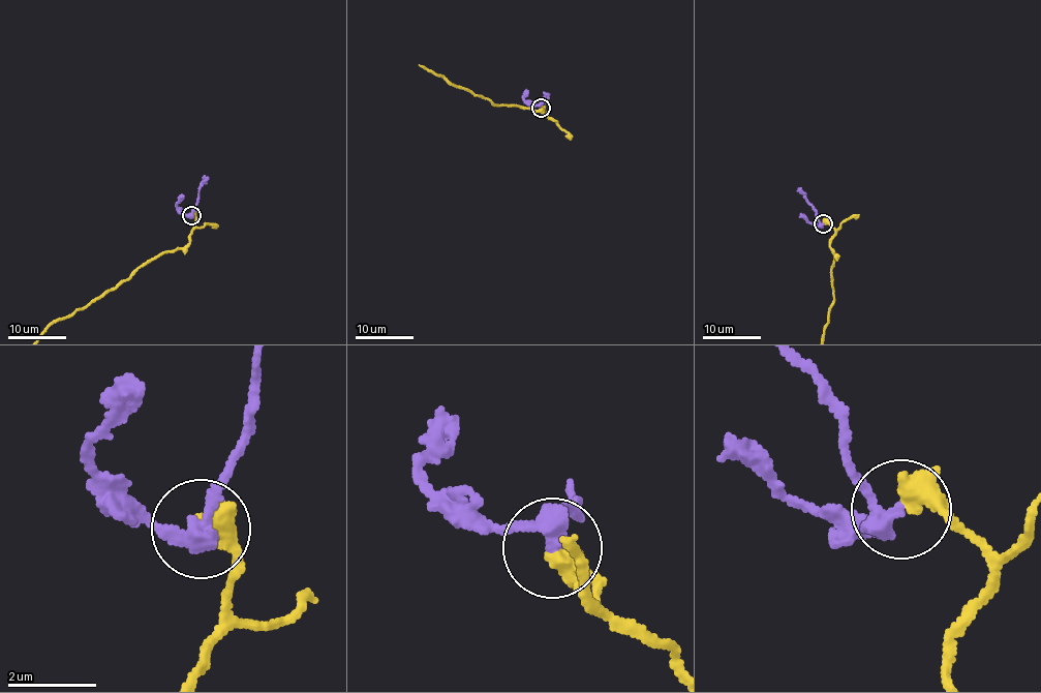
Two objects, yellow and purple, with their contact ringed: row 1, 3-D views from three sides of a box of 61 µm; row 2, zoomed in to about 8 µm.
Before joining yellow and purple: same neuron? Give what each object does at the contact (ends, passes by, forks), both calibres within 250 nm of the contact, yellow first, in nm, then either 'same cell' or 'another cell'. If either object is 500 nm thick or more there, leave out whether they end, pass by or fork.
550 nm thick on the yellow side, 320 nm on the other; same cell

